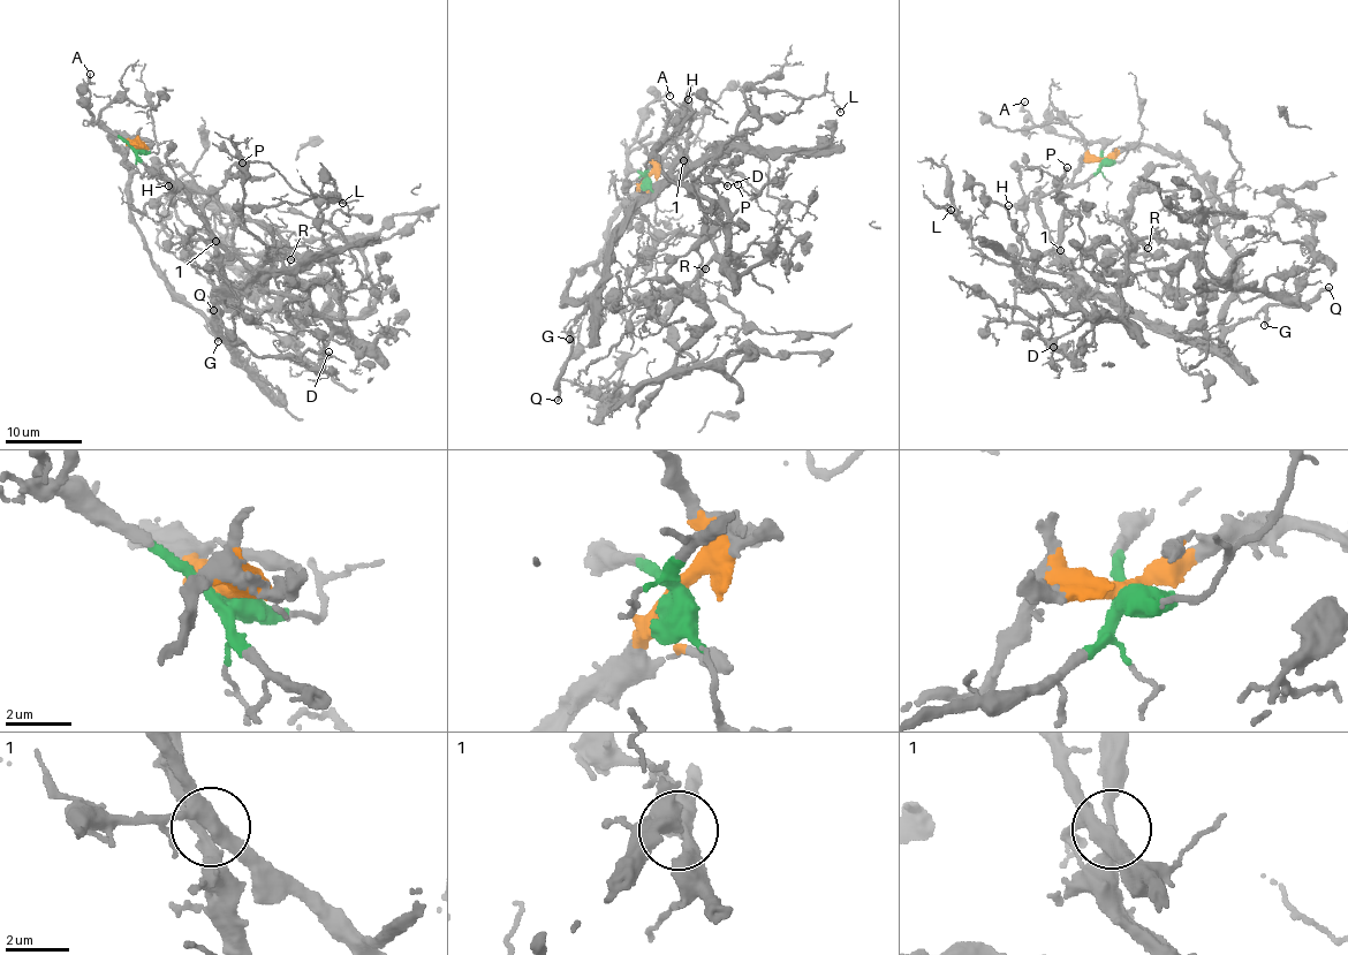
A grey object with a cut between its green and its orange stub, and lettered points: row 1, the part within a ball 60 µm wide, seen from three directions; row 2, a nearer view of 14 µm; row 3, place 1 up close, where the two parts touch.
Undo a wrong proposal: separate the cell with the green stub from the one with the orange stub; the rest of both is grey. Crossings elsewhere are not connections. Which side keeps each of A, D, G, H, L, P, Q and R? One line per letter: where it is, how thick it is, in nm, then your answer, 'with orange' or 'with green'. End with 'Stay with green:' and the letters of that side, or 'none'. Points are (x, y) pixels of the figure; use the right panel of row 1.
A: at (1024, 101); 170 nm thick; with green
D: at (1053, 347); 120 nm thick; with green
G: at (1264, 325); 200 nm thick; with orange
H: at (1008, 205); 80 nm thick; with green
L: at (951, 210); 120 nm thick; with green
P: at (1067, 167); 280 nm thick; with orange
Q: at (1328, 287); 280 nm thick; with orange
R: at (1148, 248); 140 nm thick; with green
Stay with green: A, D, H, L, R

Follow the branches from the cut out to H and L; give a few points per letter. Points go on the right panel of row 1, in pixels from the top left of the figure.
H: (1103, 160), (1102, 167), (1085, 180), (1008, 206)
L: (1103, 160), (1085, 180), (1037, 204), (1066, 272), (982, 256), (969, 224), (938, 205), (951, 210)

